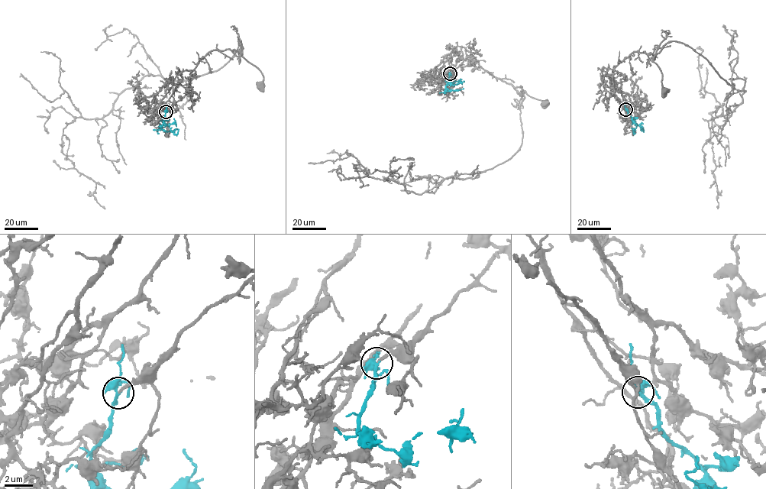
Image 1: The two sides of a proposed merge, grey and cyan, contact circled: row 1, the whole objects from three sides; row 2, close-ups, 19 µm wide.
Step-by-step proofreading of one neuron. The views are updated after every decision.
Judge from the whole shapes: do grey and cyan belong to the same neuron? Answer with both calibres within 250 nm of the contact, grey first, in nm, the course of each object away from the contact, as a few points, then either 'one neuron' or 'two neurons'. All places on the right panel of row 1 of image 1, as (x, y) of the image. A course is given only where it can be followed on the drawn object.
190/320 nm | grey via (625, 109), (614, 95), (612, 69), (633, 52), (656, 55), (652, 60), (661, 71), (664, 92) | cyan via (625, 109), (640, 128) | one neuron

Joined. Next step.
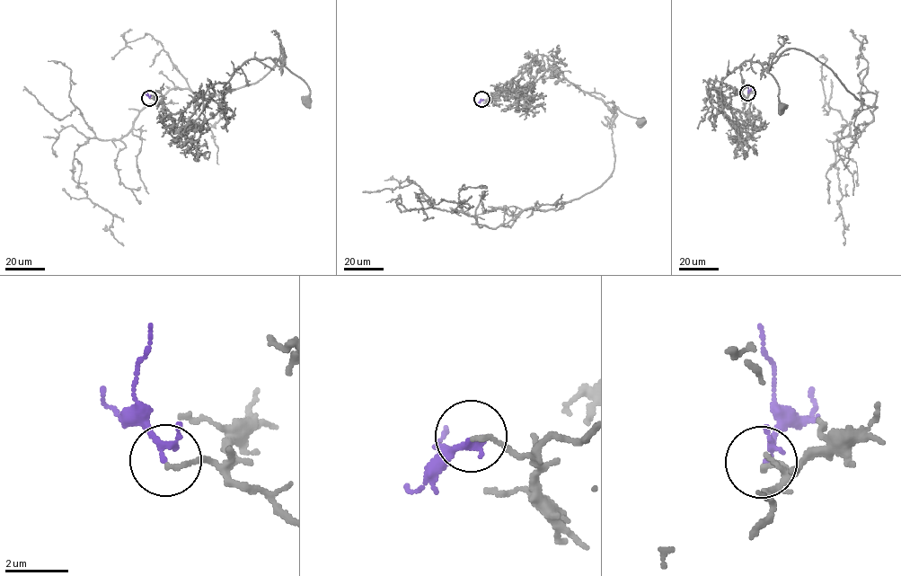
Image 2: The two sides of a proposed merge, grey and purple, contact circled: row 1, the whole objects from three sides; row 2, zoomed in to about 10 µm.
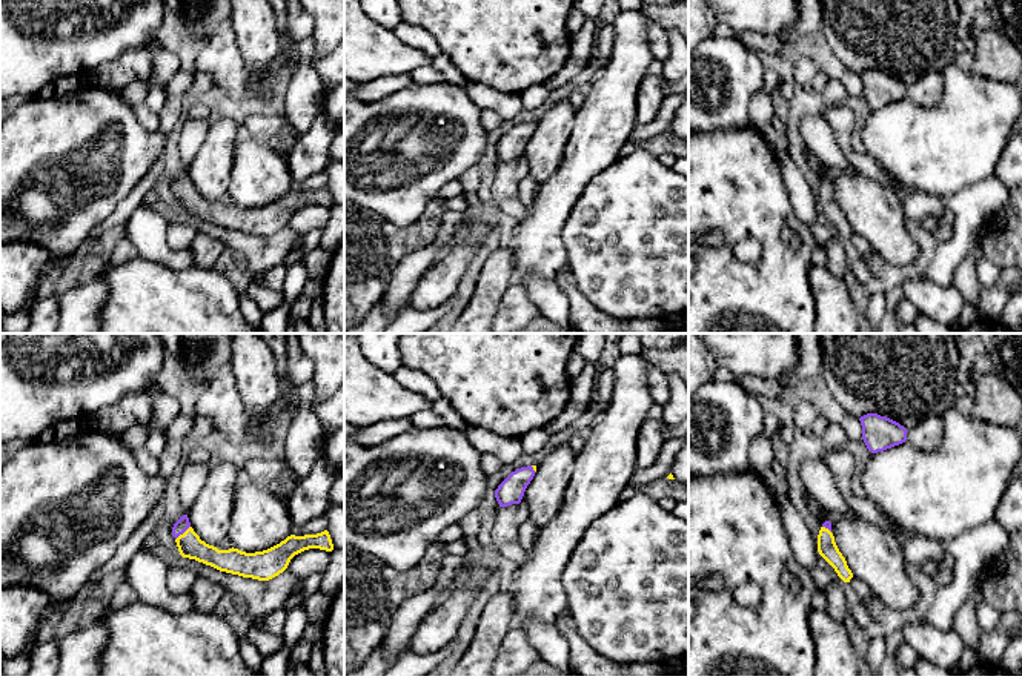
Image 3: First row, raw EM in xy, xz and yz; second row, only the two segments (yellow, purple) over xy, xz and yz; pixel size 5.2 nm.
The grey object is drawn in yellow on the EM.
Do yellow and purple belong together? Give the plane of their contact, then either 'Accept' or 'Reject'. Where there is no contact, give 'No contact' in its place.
Touches yellow in xy. Accept

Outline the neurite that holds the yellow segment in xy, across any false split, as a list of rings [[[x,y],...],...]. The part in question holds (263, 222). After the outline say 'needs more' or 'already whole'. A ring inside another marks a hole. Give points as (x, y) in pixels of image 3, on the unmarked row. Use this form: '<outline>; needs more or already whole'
[[[183,171],[174,180],[172,192],[183,214],[195,215],[220,227],[258,237],[269,237],[278,232],[287,224],[290,215],[304,206],[333,206],[327,186],[317,191],[290,191],[280,200],[255,209],[246,209],[234,203],[229,206],[218,206],[200,195],[191,183],[187,171]]]; needs more

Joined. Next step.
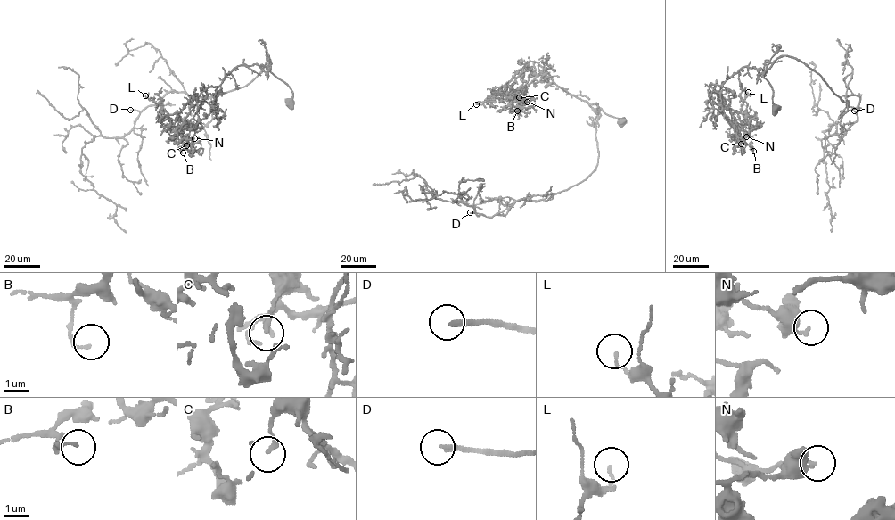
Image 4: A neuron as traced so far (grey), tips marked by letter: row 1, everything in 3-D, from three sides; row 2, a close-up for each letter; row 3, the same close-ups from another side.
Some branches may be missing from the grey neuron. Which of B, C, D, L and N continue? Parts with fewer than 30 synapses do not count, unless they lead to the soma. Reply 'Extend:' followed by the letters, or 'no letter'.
Extend: D

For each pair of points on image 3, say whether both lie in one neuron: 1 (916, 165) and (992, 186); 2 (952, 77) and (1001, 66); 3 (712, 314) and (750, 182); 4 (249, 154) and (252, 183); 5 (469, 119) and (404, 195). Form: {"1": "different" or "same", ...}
{"1": "different", "2": "different", "3": "same", "4": "same", "5": "same"}

